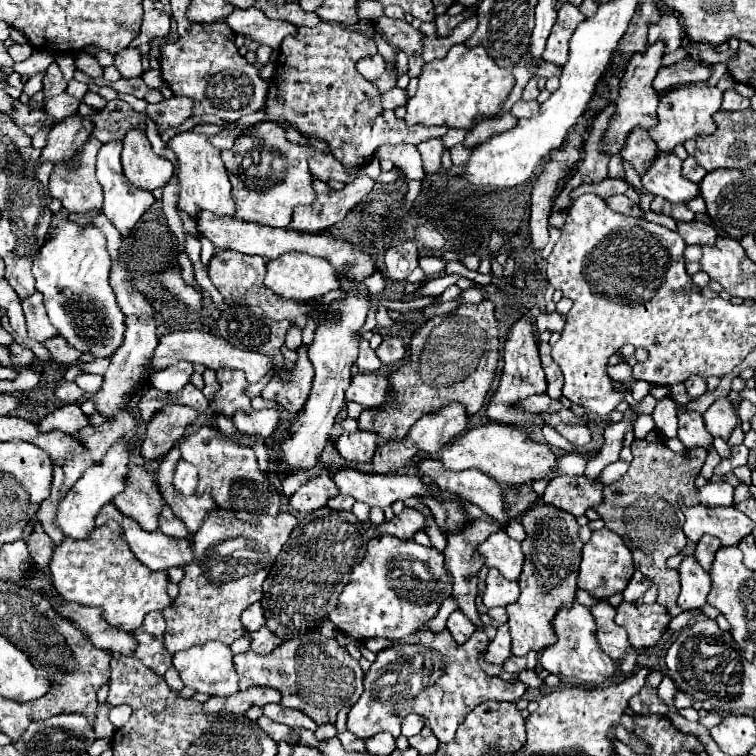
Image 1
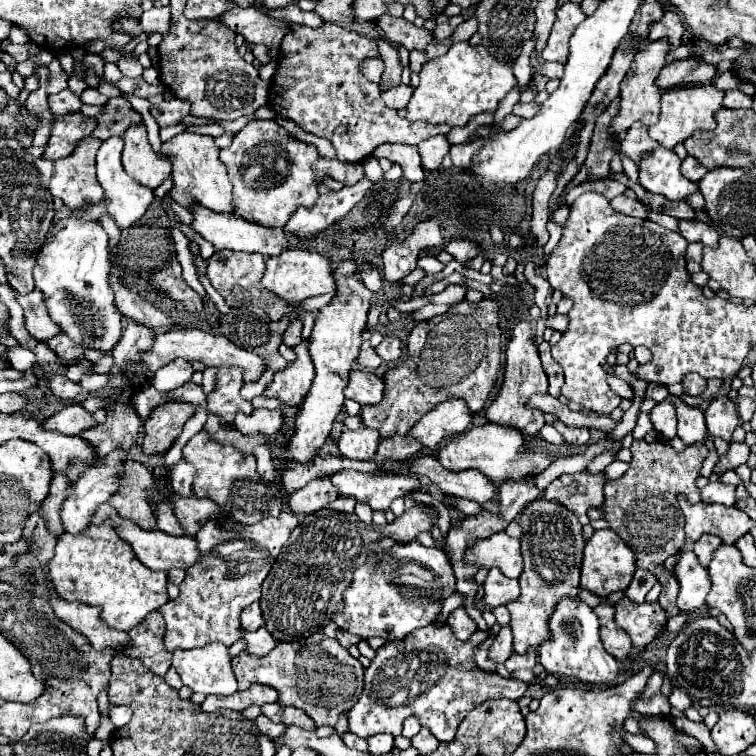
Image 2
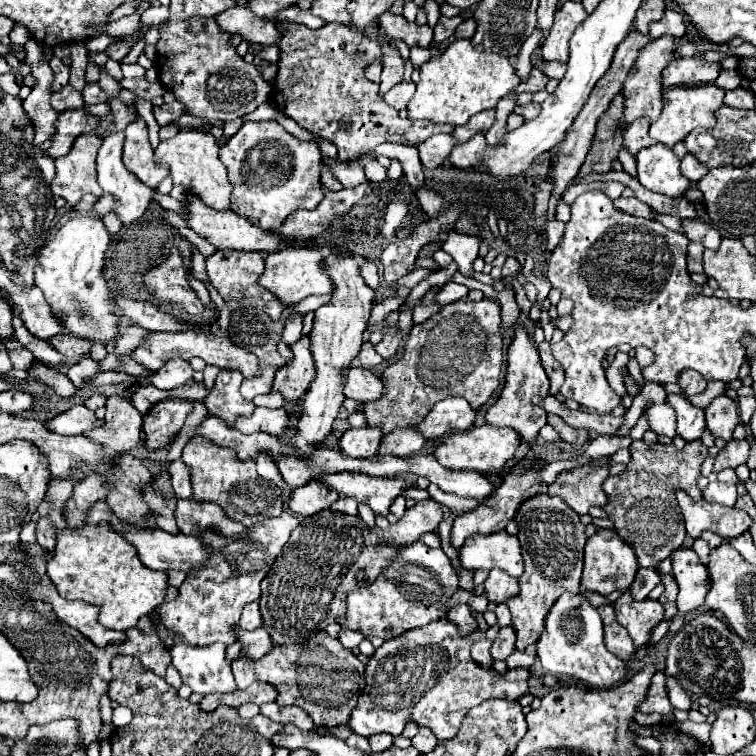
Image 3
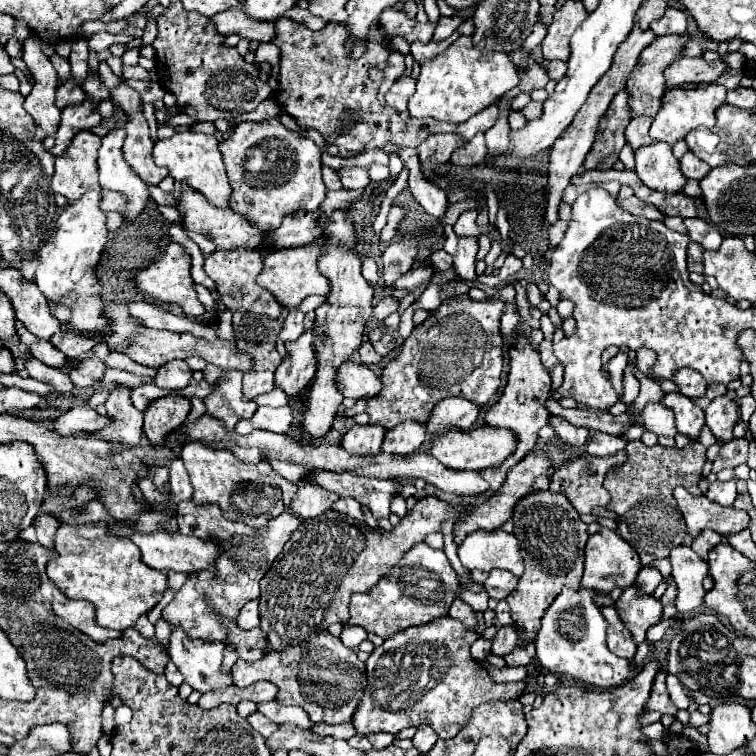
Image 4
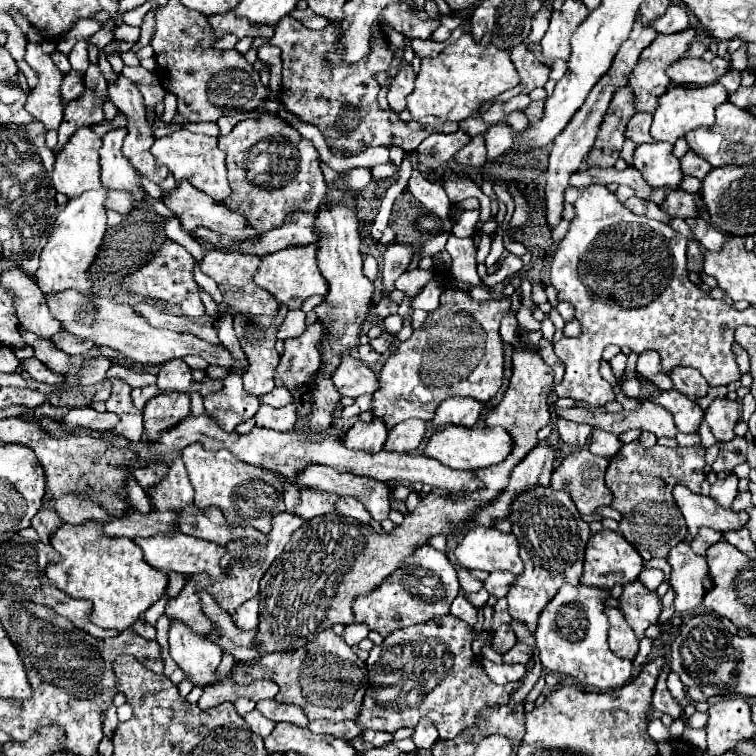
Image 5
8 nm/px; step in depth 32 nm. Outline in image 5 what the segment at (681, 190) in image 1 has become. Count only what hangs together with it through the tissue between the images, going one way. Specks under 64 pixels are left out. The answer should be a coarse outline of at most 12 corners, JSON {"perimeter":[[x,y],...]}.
{"perimeter":[[672,144],[634,150],[634,166],[650,186],[678,188],[682,170]]}

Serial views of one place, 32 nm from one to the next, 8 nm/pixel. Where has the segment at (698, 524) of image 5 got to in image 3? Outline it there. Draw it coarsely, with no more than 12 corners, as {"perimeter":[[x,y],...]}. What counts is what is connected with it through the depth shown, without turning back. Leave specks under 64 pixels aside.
{"perimeter":[[678,490],[686,532],[704,530],[730,540],[746,532],[752,518],[744,510],[692,500]]}

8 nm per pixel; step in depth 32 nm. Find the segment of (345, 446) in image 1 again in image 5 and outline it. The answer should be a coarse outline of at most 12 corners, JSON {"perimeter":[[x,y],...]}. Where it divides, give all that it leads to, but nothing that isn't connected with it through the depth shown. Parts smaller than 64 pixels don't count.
{"perimeter":[[382,420],[356,422],[344,444],[356,450],[380,452],[388,428]]}

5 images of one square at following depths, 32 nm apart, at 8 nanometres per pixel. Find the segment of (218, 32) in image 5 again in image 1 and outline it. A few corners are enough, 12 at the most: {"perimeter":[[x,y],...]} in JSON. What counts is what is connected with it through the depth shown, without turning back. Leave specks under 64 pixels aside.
{"perimeter":[[234,8],[224,20],[236,34],[278,50],[296,28],[258,8]]}

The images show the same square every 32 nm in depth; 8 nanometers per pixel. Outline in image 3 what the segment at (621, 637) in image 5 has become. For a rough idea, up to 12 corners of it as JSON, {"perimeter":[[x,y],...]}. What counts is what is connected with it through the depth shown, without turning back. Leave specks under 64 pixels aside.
{"perimeter":[[612,606],[598,608],[604,620],[606,648],[622,660],[636,652]]}

